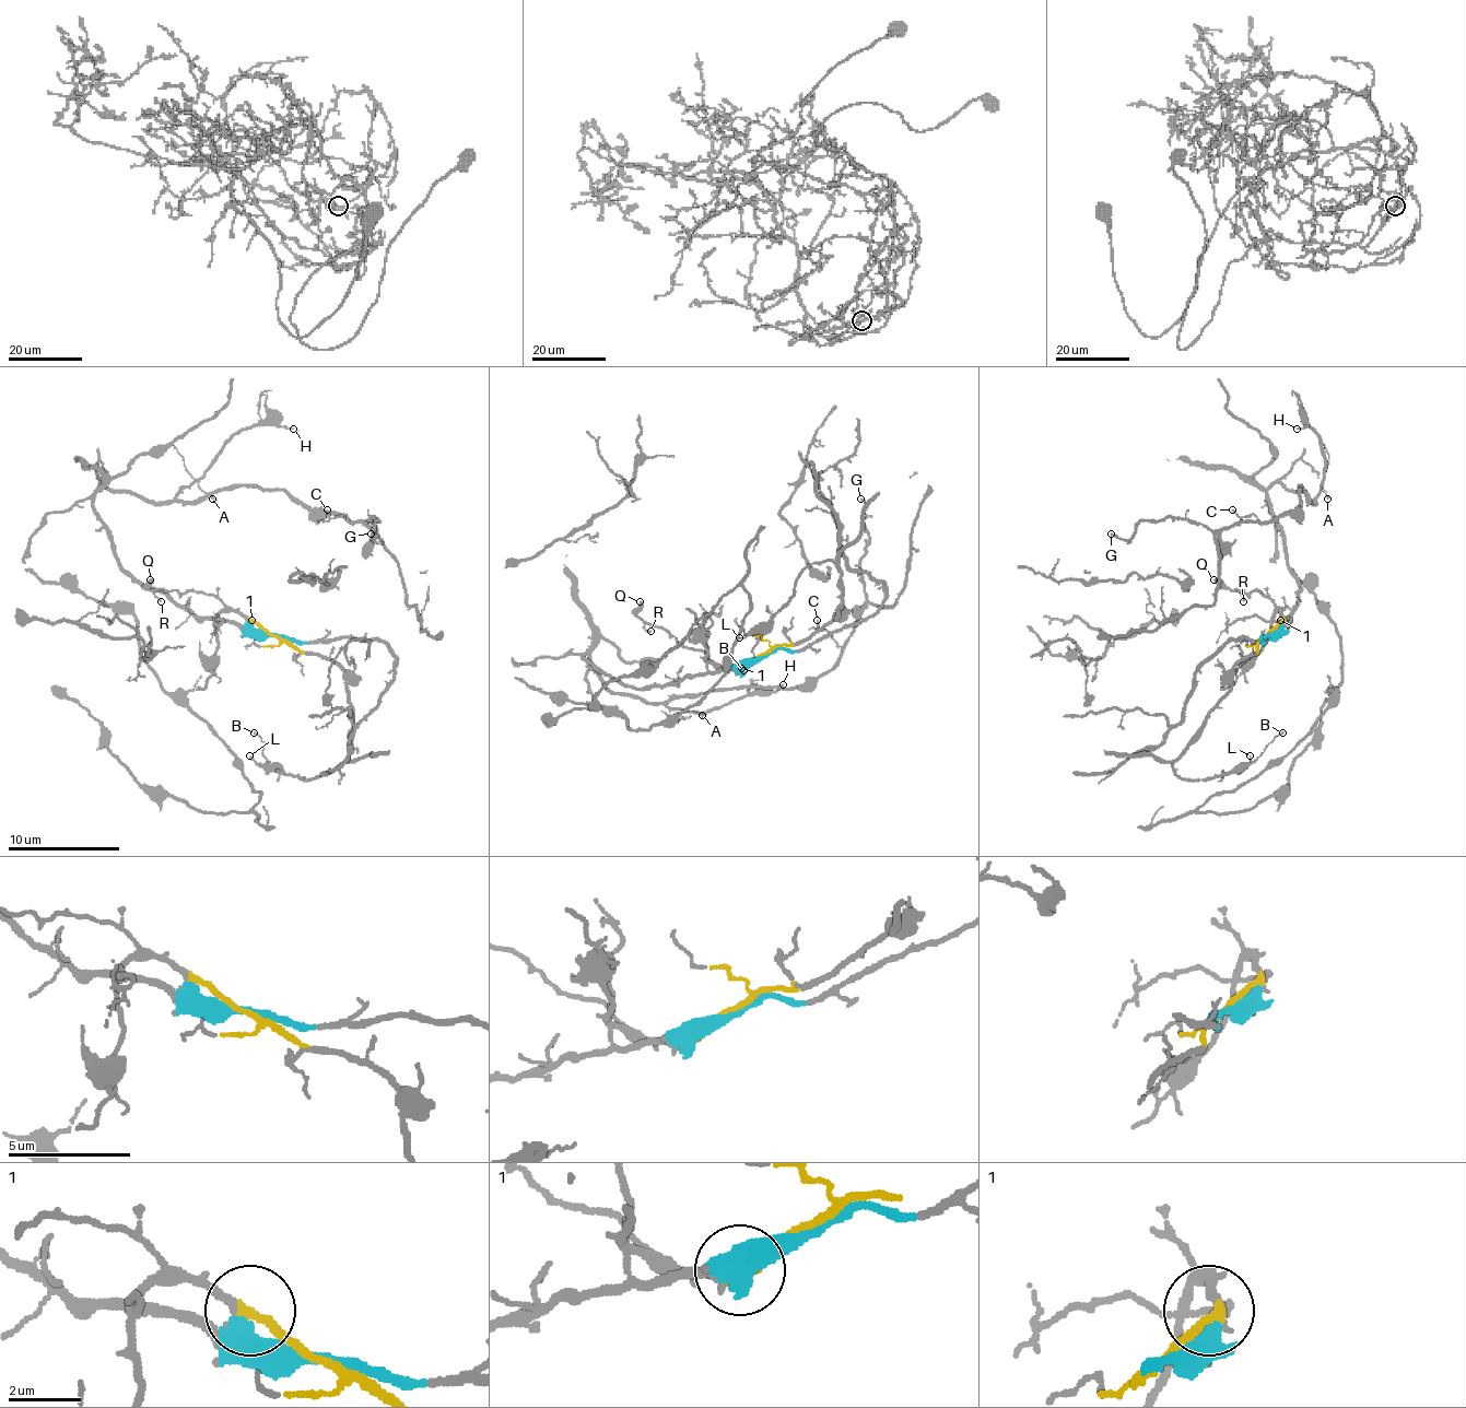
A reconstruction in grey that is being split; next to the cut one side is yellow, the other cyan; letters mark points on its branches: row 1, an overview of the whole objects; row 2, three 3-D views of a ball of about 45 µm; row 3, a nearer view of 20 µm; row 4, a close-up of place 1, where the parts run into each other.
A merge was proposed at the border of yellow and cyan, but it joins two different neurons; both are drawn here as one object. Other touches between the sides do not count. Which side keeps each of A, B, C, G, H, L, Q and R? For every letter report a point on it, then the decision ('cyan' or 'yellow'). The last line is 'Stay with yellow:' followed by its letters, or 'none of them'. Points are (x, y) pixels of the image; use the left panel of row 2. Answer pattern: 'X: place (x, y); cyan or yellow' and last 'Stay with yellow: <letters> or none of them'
A: place (212, 499); cyan
B: place (254, 732); yellow
C: place (327, 509); cyan
G: place (371, 534); cyan
H: place (293, 429); cyan
L: place (249, 755); yellow
Q: place (150, 579); yellow
R: place (161, 601); yellow
Stay with yellow: B, L, Q, R

